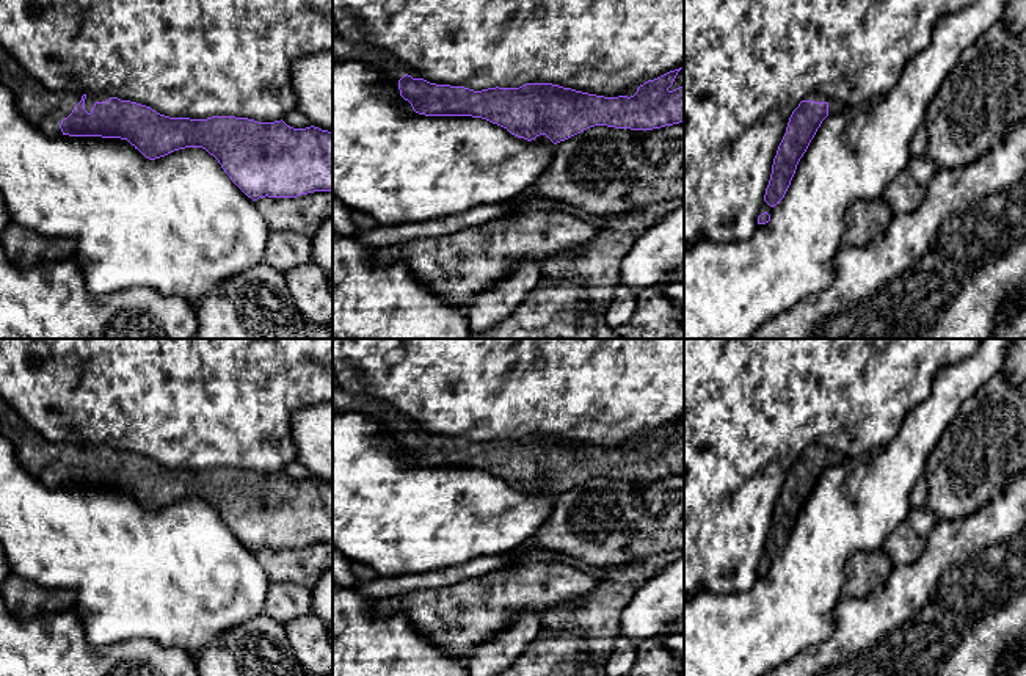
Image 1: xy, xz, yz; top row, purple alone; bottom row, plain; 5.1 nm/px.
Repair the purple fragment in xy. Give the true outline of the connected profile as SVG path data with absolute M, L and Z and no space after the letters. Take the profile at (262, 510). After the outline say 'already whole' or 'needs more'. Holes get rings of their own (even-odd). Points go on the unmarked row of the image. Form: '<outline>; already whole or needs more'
M0 395L0 434L13 445L20 466L47 486L127 491L146 510L155 511L185 499L202 499L213 507L231 532L253 552L297 549L333 543L333 483L318 478L293 480L282 471L257 474L248 469L169 469L151 458L108 445L53 442L33 430Z; needs more

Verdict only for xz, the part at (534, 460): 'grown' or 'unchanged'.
grown

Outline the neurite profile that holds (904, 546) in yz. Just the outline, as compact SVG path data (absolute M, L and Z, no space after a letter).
M905 521L888 536L883 551L891 565L899 566L916 562L924 552L924 547L926 540Z

